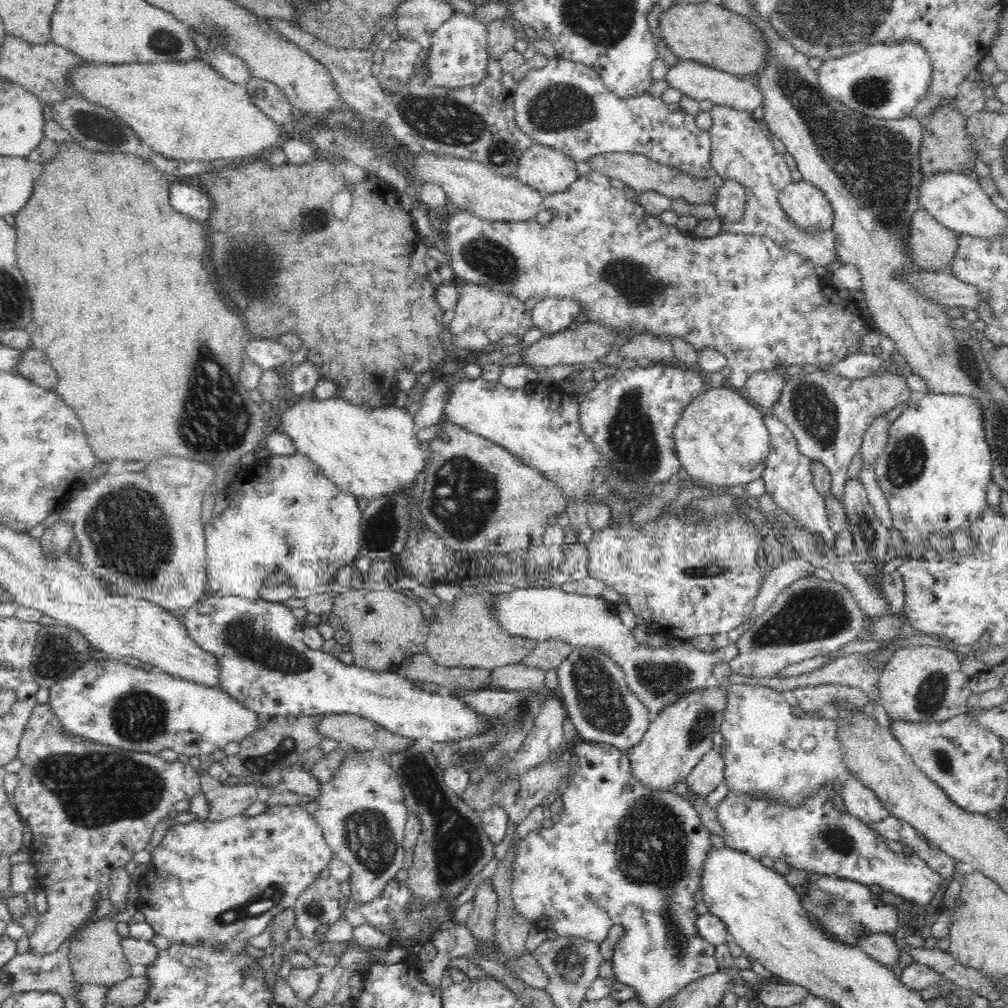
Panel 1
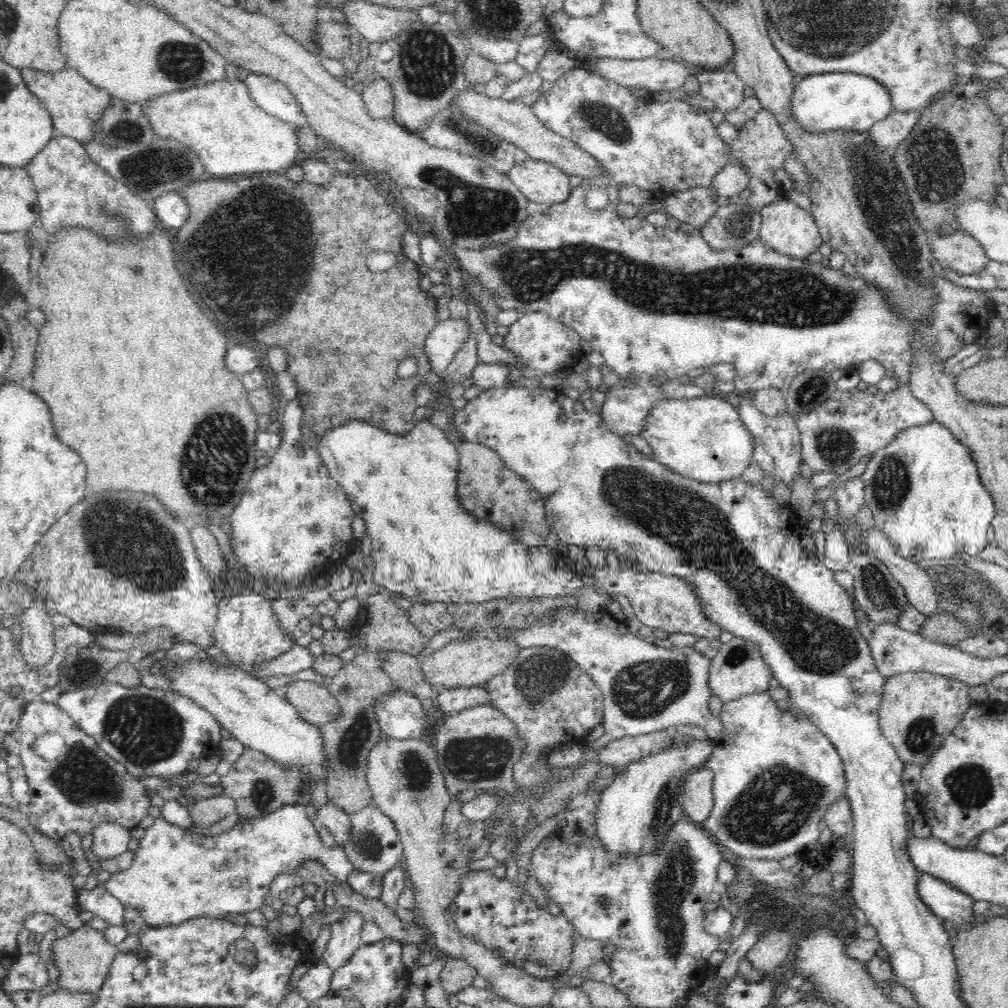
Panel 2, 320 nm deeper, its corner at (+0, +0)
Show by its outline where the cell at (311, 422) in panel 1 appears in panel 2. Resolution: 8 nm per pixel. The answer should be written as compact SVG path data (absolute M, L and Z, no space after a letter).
M428 418L418 420L408 435L392 434L360 420L331 429L320 435L315 449L330 476L346 493L355 516L365 522L371 538L369 554L374 564L375 589L406 598L420 596L429 602L464 604L495 598L573 596L582 587L582 579L566 569L550 547L523 545L492 523L474 518L458 504L457 444L449 441L440 428L432 426Z

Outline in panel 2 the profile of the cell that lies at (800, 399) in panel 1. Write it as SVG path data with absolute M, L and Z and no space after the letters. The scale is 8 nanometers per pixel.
M905 385L890 392L879 390L876 394L870 394L866 389L837 388L814 410L795 415L795 421L801 432L804 462L818 475L826 472L840 475L854 468L862 458L884 448L901 430L923 425L934 421L934 418L933 412L914 398L911 388Z

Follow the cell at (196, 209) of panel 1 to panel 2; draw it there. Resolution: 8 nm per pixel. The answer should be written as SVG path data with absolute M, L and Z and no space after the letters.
M166 192L158 196L152 200L151 207L158 223L175 232L183 228L192 215L190 205L178 192Z

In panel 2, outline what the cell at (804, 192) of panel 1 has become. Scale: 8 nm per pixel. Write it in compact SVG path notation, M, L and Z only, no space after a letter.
M780 199L763 206L761 214L760 239L782 254L792 255L796 258L806 258L808 254L816 252L822 246L823 238L820 235L815 217L811 210L806 210L793 200Z

